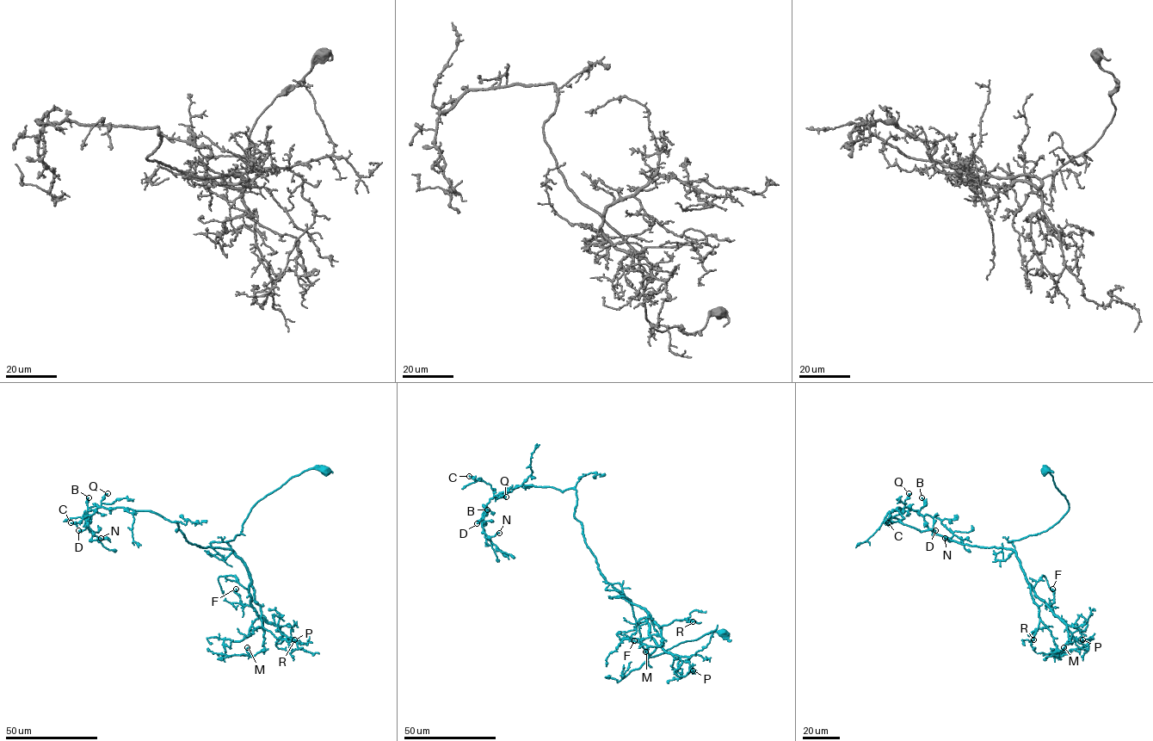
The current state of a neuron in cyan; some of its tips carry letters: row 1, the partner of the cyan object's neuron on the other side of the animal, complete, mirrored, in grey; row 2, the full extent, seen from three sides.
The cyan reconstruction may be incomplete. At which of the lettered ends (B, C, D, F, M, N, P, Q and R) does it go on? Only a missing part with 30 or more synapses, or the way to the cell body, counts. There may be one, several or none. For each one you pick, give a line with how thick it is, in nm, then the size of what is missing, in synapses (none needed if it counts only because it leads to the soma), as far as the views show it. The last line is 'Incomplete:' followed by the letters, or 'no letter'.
N: 160 nm | 30 syn
Incomplete: N

